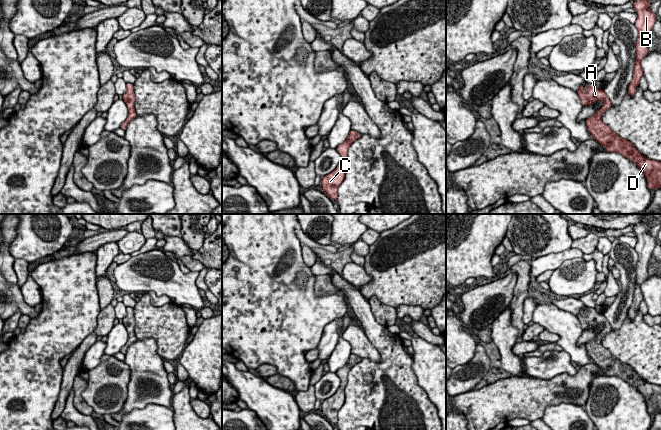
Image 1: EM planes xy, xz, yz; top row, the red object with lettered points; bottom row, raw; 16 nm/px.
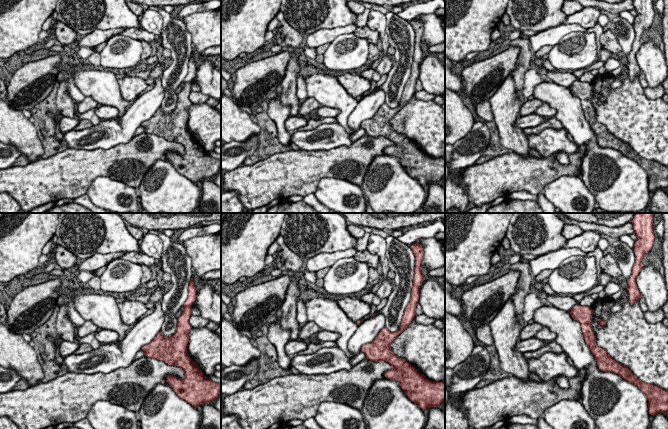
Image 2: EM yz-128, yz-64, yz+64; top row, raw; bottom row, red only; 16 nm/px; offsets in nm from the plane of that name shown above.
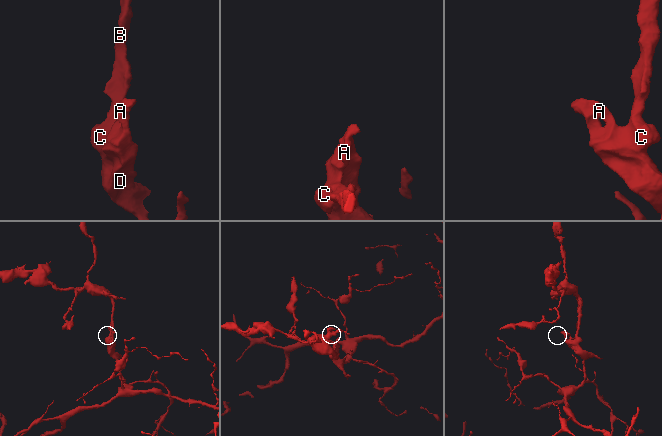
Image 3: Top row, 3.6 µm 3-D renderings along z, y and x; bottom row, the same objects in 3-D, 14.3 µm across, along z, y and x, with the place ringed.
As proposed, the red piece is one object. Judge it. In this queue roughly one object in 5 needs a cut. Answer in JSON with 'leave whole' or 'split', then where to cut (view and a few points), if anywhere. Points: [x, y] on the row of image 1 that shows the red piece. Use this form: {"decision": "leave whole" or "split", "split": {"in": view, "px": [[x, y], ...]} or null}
{"decision": "leave whole", "split": null}

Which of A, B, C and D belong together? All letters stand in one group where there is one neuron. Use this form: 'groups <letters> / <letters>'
groups A B C D

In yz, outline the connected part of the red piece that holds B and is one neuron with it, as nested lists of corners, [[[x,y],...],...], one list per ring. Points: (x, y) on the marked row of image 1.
[[[635,0],[633,1],[633,5],[638,14],[634,24],[638,30],[638,38],[636,42],[633,78],[628,88],[628,93],[631,97],[635,95],[636,87],[640,84],[640,79],[643,76],[641,60],[649,53],[648,40],[652,34],[651,30],[657,16],[649,10],[651,5],[649,0]]]

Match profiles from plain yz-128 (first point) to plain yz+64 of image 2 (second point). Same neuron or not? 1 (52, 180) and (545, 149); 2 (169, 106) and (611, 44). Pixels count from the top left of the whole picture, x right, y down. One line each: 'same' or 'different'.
1: different
2: different

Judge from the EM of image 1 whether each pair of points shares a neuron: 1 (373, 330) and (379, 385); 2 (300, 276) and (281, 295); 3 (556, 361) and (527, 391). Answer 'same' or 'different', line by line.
1: same
2: same
3: different

